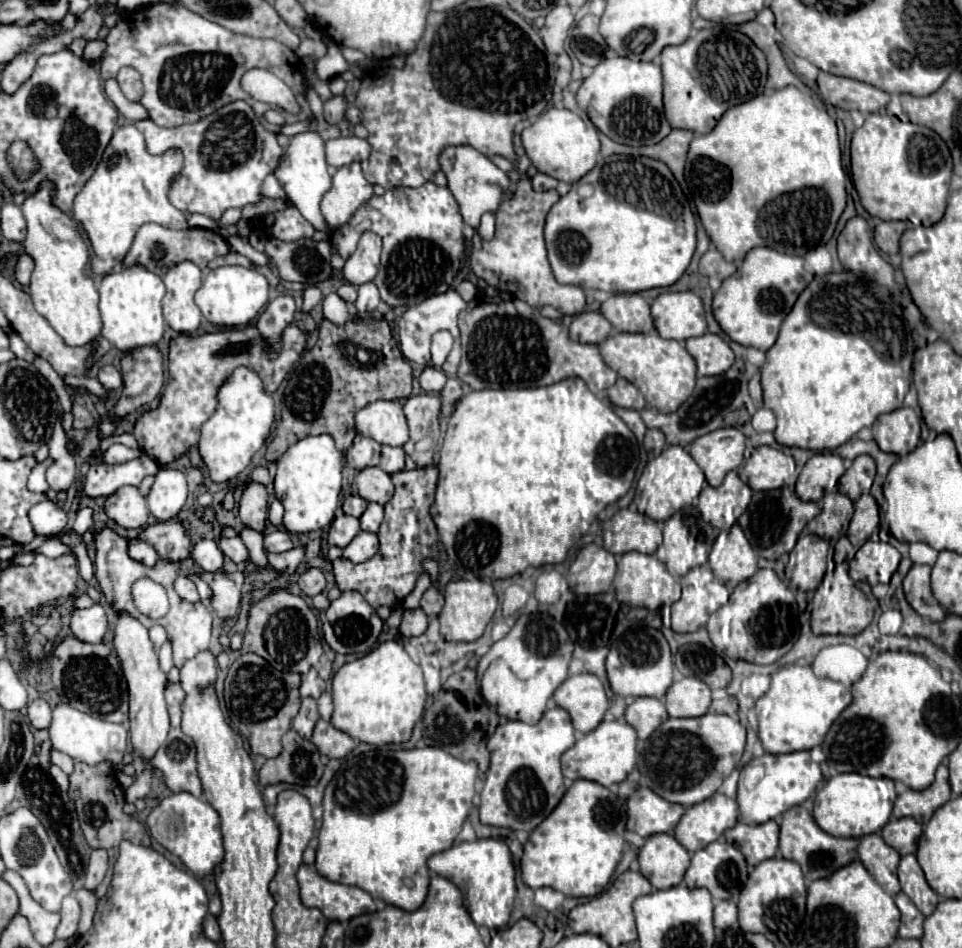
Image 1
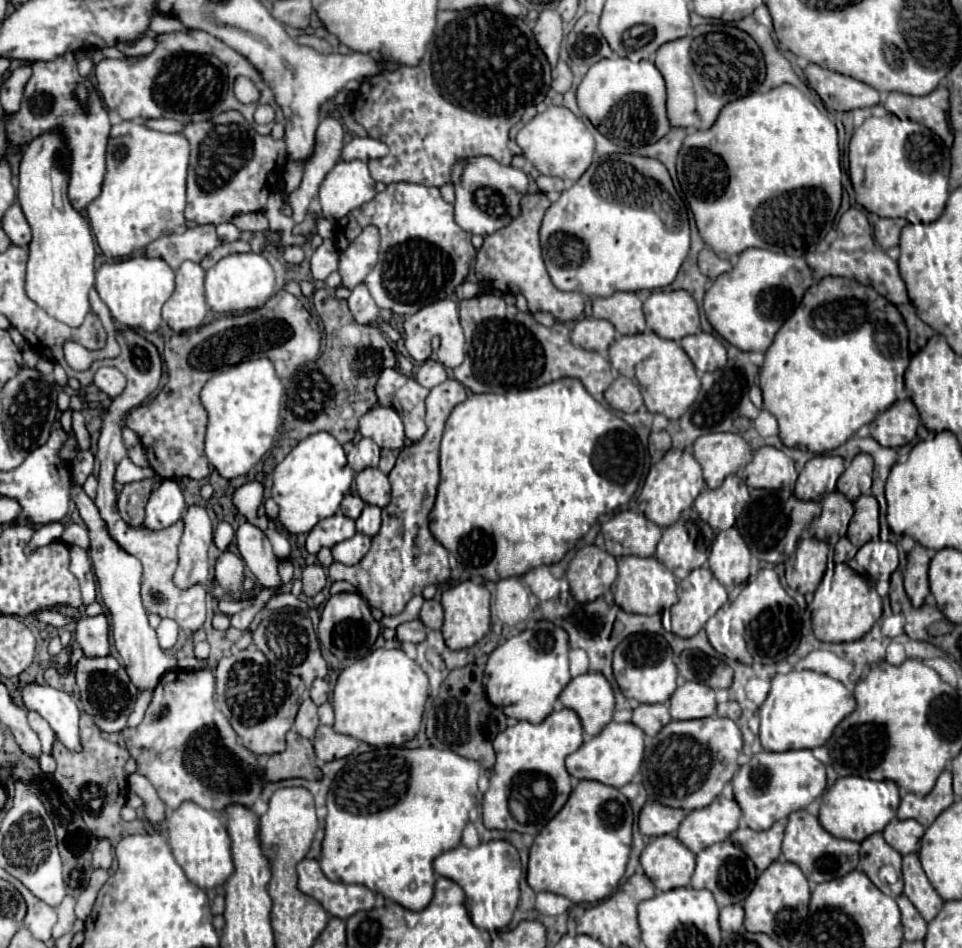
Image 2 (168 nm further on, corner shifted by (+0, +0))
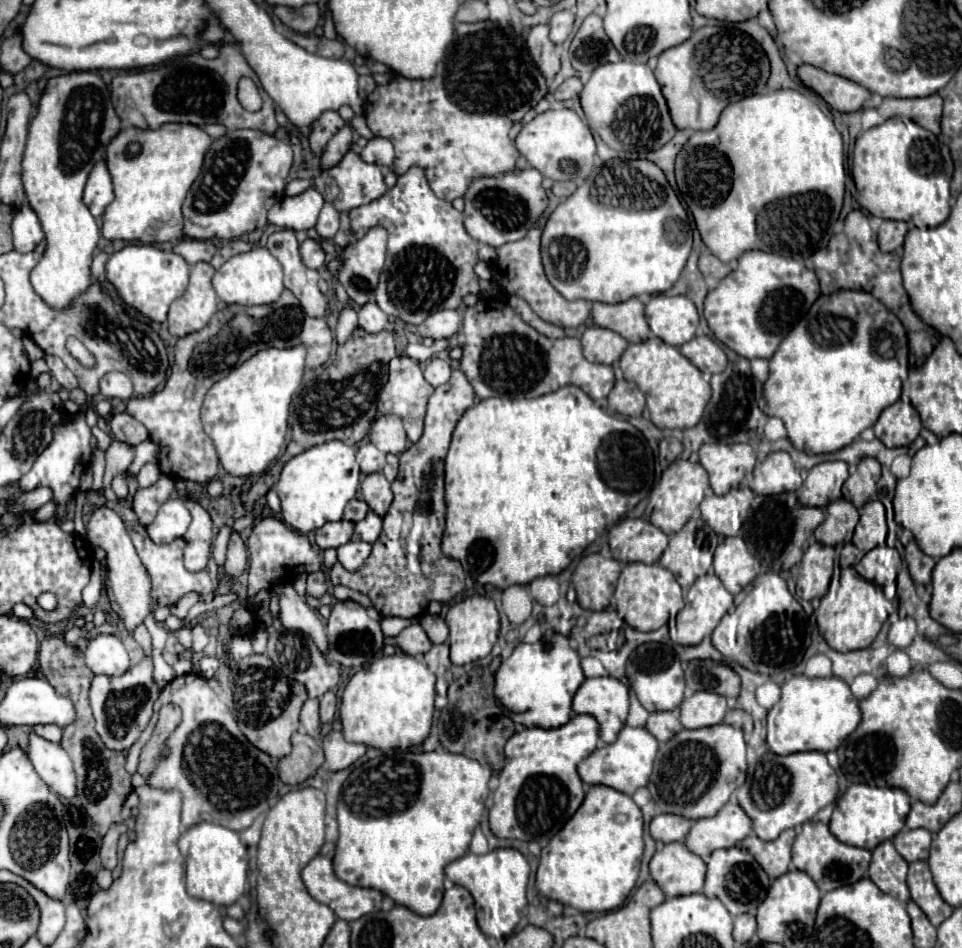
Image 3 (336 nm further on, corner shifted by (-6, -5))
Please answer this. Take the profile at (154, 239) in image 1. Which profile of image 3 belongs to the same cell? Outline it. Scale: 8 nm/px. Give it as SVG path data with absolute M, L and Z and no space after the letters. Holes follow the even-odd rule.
M180 240L174 246L174 252L184 256L184 260L188 260L188 264L196 264L196 262L210 262L210 258L216 254L216 246L208 240Z

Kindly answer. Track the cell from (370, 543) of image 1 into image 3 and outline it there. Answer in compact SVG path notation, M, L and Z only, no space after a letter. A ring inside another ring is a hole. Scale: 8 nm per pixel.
M350 540L348 544L342 544L338 548L338 560L348 572L356 572L364 564L364 560L368 558L370 550L372 550L372 546L368 542Z

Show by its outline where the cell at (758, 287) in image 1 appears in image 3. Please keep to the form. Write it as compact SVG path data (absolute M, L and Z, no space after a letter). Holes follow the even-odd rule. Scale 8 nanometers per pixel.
M748 250L738 258L738 268L708 292L704 300L704 318L714 336L738 356L748 360L770 358L818 296L820 286L816 274L802 262L778 254Z

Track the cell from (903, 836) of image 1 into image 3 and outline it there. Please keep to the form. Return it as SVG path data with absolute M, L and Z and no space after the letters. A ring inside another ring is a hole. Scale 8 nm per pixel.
M904 828L892 838L896 850L906 862L918 862L918 860L928 860L928 850L932 842L932 834L924 828Z

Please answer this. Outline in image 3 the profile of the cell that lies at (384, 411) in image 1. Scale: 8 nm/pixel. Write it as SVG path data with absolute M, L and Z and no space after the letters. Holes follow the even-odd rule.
M392 414L376 418L376 422L372 424L372 430L370 430L370 442L374 446L378 446L382 452L390 452L390 454L404 452L408 438L406 438L402 420Z

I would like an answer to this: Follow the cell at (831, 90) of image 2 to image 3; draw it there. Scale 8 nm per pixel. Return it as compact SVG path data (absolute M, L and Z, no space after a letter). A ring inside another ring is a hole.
M810 64L798 66L796 76L804 82L804 86L818 92L838 112L856 112L870 98L870 92L864 86L842 76L828 74Z

